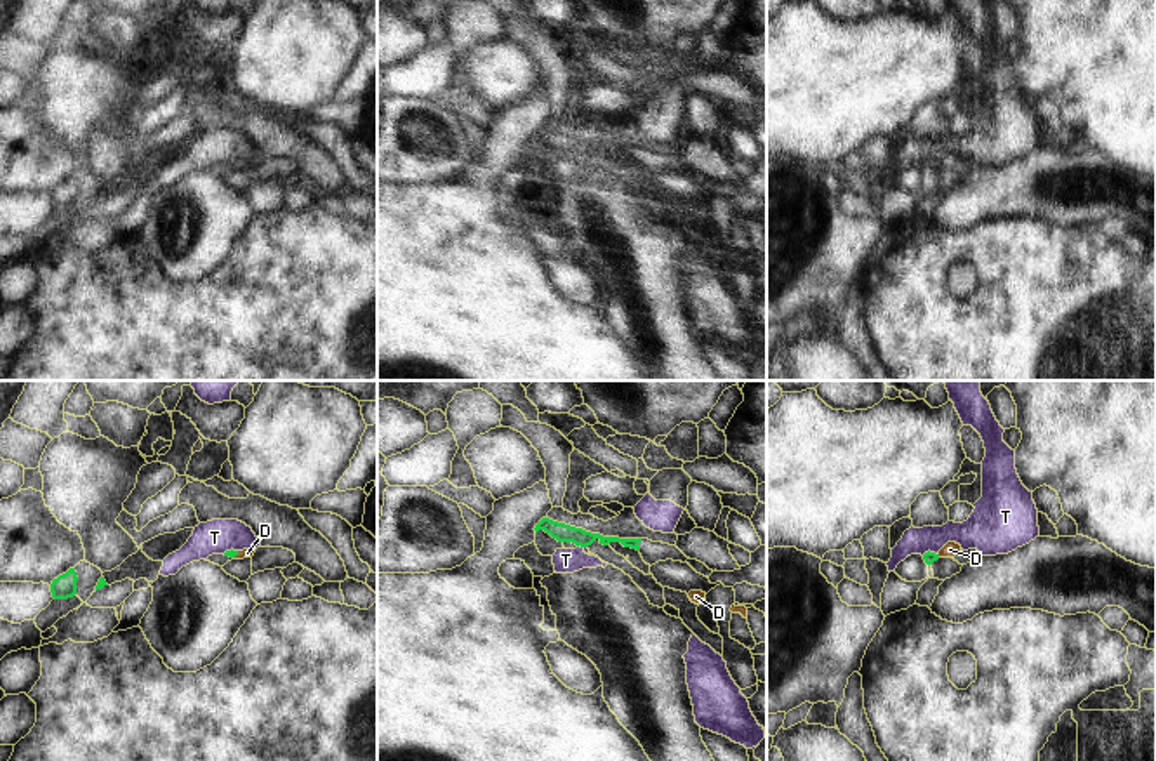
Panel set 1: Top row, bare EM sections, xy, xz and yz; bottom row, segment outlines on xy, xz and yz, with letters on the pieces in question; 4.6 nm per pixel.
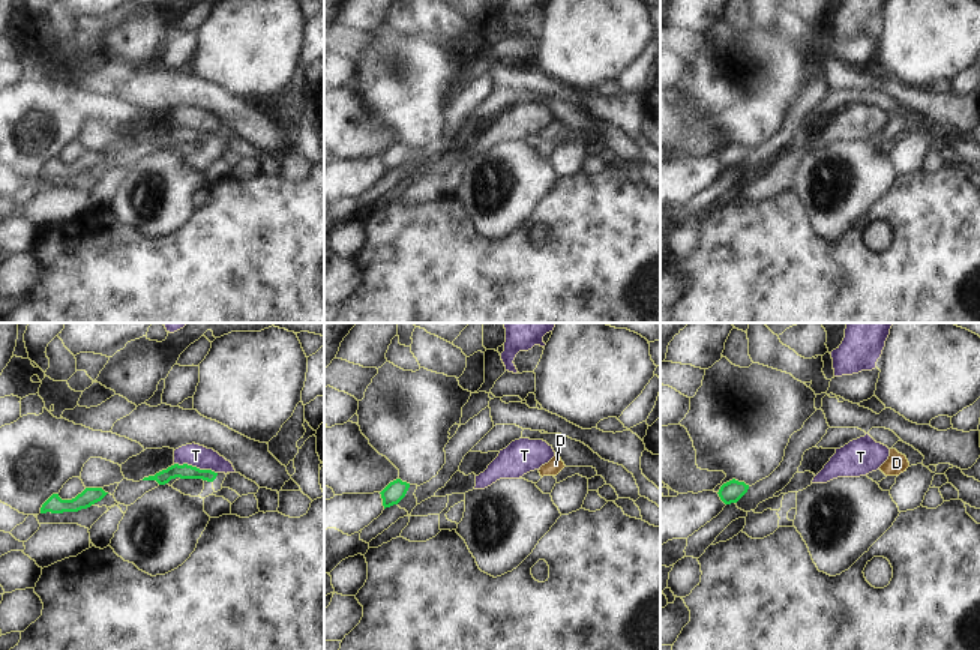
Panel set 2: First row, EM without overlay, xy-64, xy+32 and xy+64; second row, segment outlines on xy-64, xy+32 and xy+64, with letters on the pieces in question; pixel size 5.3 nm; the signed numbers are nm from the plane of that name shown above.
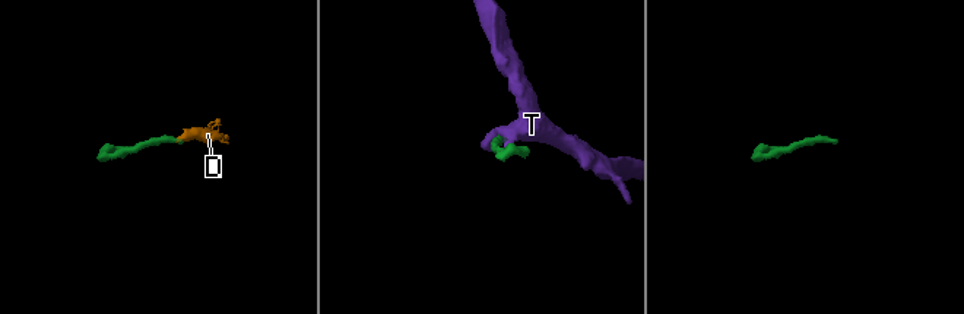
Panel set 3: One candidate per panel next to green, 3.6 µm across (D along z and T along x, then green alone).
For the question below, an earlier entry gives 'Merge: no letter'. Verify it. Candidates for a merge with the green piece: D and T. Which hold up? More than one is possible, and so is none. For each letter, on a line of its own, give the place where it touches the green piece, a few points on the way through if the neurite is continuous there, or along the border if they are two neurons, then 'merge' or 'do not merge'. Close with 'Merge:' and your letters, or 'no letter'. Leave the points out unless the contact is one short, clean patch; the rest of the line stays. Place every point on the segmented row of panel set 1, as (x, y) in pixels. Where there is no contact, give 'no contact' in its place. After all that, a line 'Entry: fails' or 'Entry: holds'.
D: meets green in xy at (235, 555); runs through xy (232, 553), (235, 555), (247, 553); merge
T: meets green in xz at (579, 544); border along xz (583, 546), (578, 548); do not merge
Merge: D
Entry: fails

